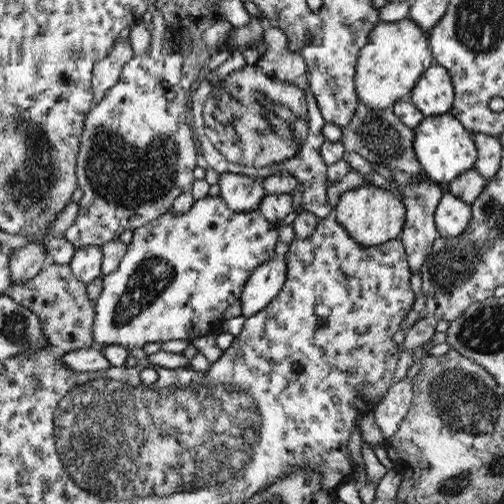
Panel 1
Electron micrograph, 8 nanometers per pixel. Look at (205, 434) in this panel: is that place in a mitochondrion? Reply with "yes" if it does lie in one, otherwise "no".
yes

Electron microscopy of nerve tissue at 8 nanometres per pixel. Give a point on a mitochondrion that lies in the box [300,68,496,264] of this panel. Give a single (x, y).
(376, 134)

